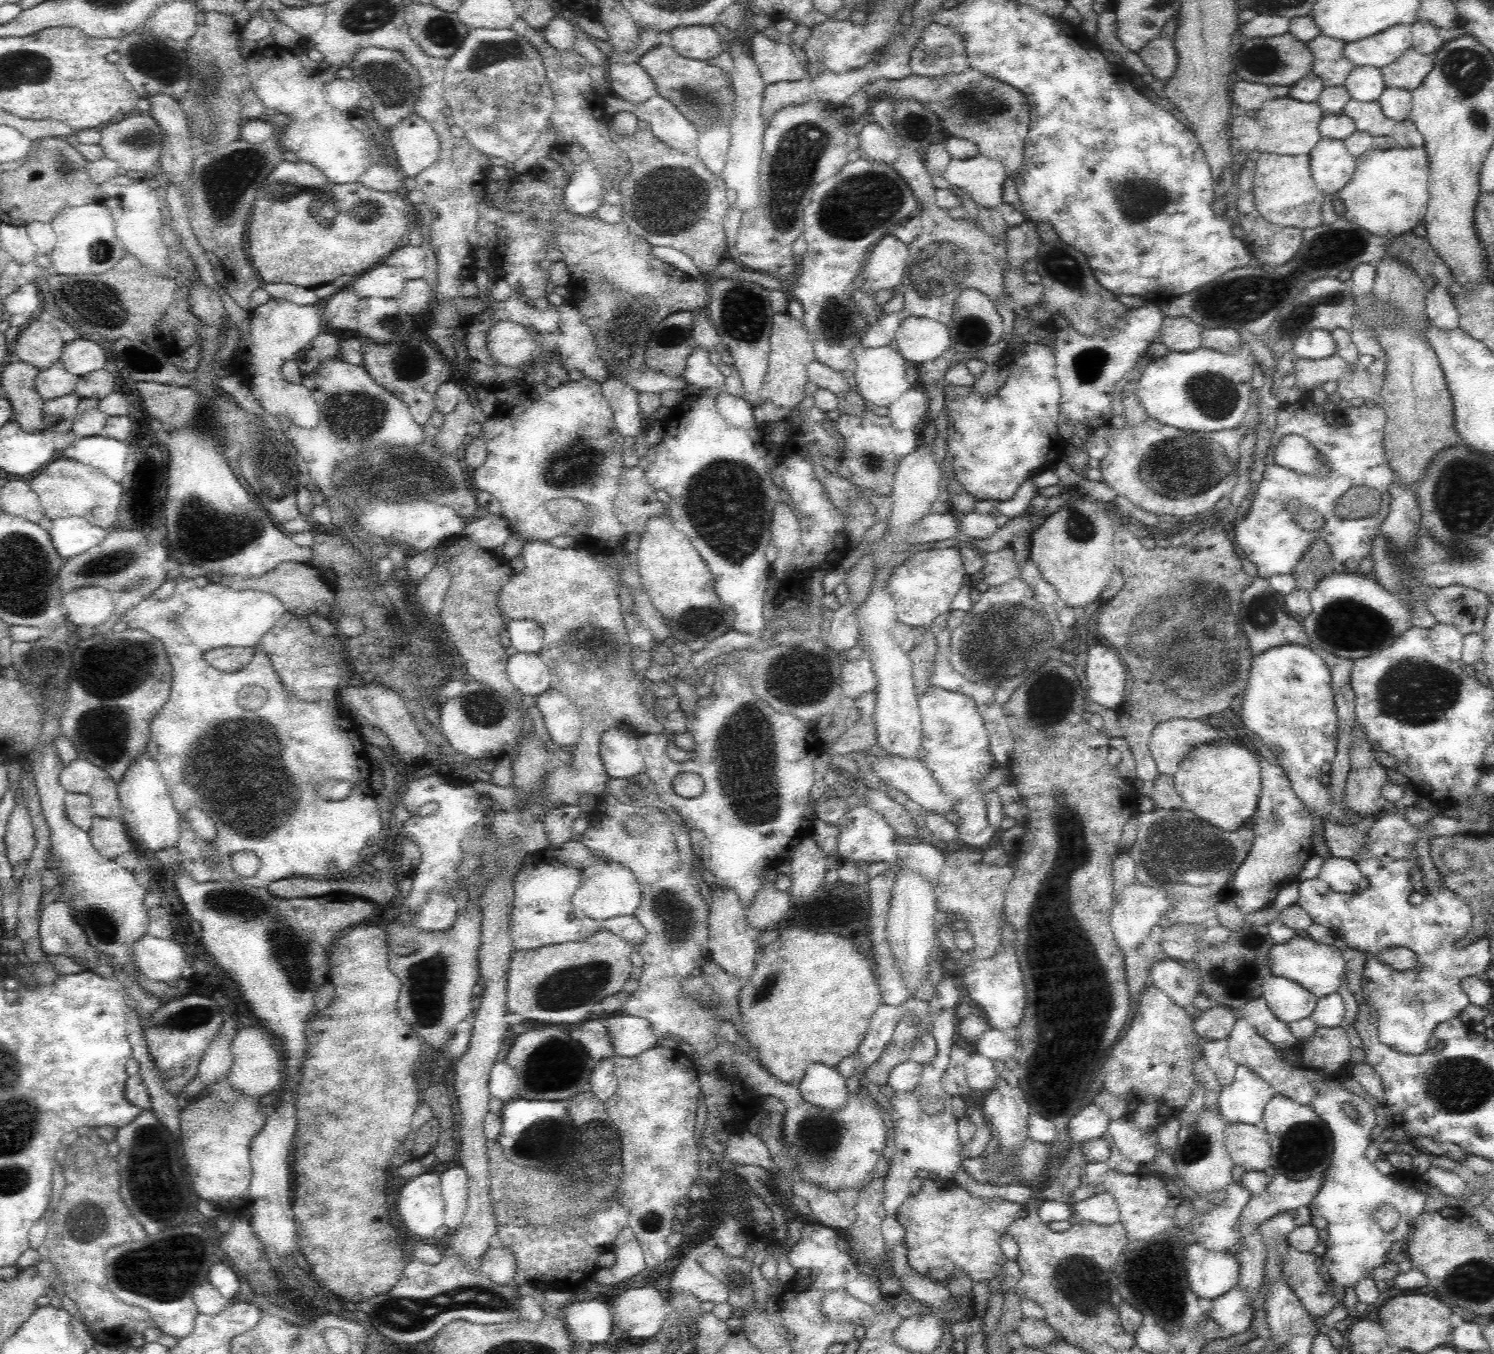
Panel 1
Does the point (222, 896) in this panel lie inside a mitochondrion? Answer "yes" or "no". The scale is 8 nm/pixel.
yes

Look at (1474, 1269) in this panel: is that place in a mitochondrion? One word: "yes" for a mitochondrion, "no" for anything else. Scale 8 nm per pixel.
yes

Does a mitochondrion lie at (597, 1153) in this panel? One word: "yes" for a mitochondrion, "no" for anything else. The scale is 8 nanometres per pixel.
yes

